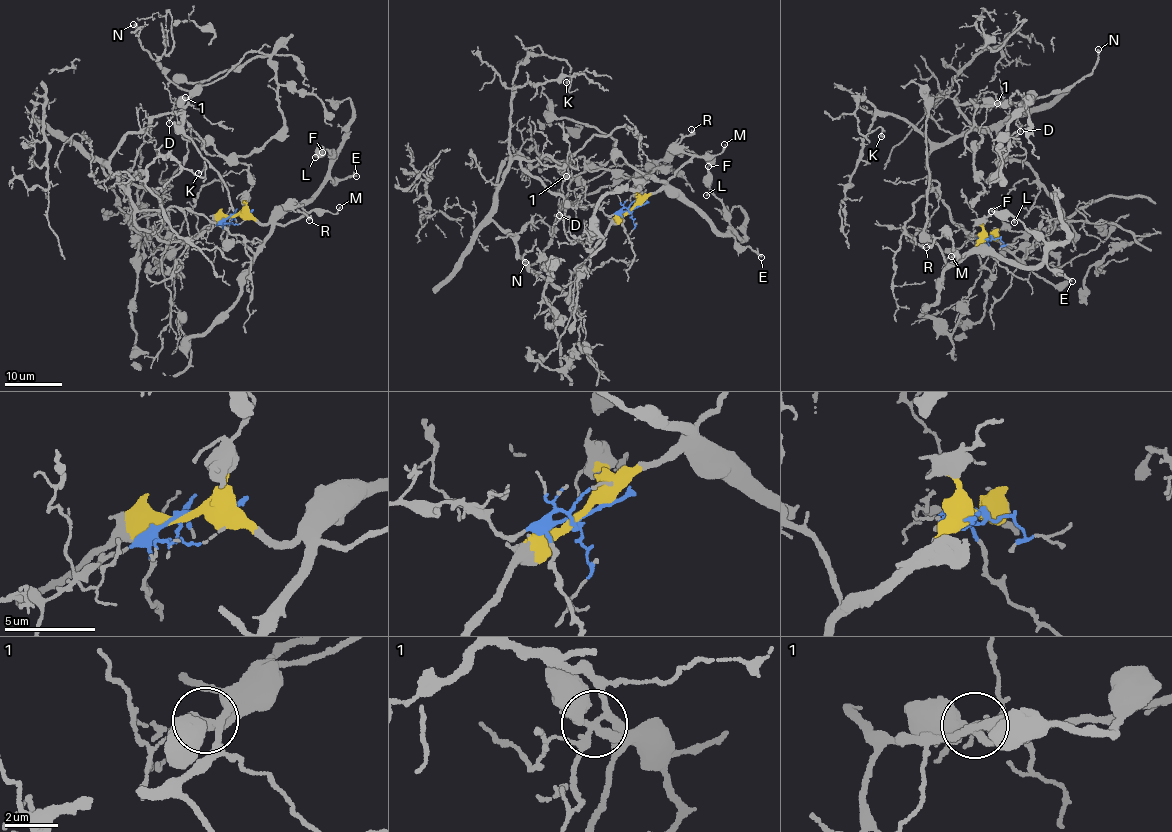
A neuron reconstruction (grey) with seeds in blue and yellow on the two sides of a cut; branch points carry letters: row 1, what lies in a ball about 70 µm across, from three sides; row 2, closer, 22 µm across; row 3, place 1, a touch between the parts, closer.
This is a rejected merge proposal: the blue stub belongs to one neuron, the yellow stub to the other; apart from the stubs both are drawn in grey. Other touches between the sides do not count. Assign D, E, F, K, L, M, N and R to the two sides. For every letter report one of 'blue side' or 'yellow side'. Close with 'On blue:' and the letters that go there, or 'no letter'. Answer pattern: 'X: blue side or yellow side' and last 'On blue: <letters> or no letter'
D: blue side
E: yellow side
F: yellow side
K: blue side
L: yellow side
M: yellow side
N: blue side
R: yellow side
On blue: D, K, N

